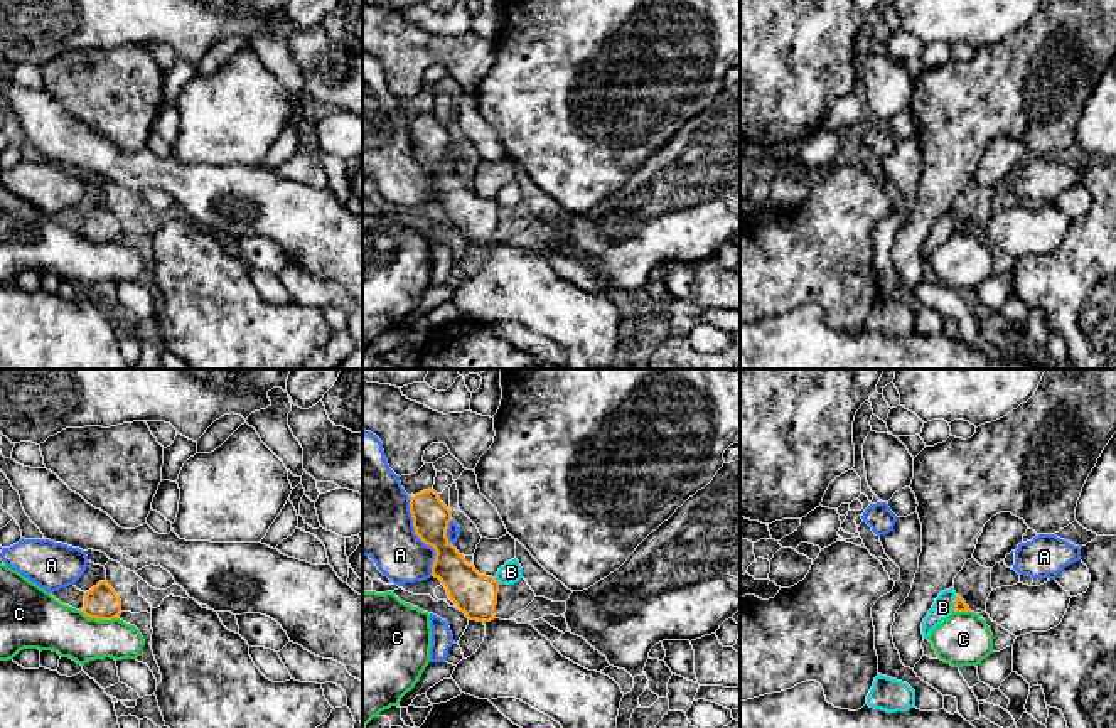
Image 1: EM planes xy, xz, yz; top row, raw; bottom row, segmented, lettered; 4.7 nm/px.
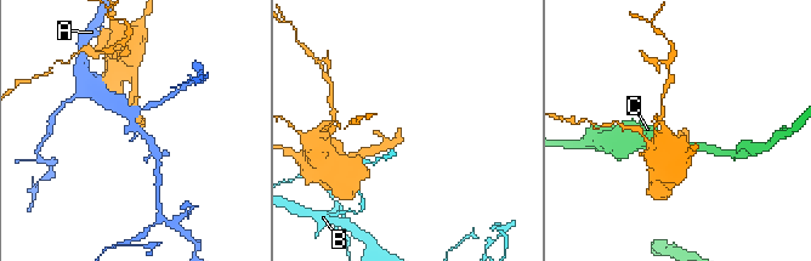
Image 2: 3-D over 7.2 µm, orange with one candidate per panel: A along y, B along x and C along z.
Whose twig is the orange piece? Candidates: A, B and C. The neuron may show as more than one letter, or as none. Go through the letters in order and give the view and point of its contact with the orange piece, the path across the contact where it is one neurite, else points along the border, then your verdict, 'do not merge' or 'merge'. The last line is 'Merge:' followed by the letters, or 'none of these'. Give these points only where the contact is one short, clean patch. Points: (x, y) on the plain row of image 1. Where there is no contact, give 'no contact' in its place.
A: xz (420, 160) | do not merge
B: yz (955, 226) | do not merge
C: xy (100, 241) | along xy (81, 235), (96, 241), (117, 241) | do not merge
Merge: none of these

